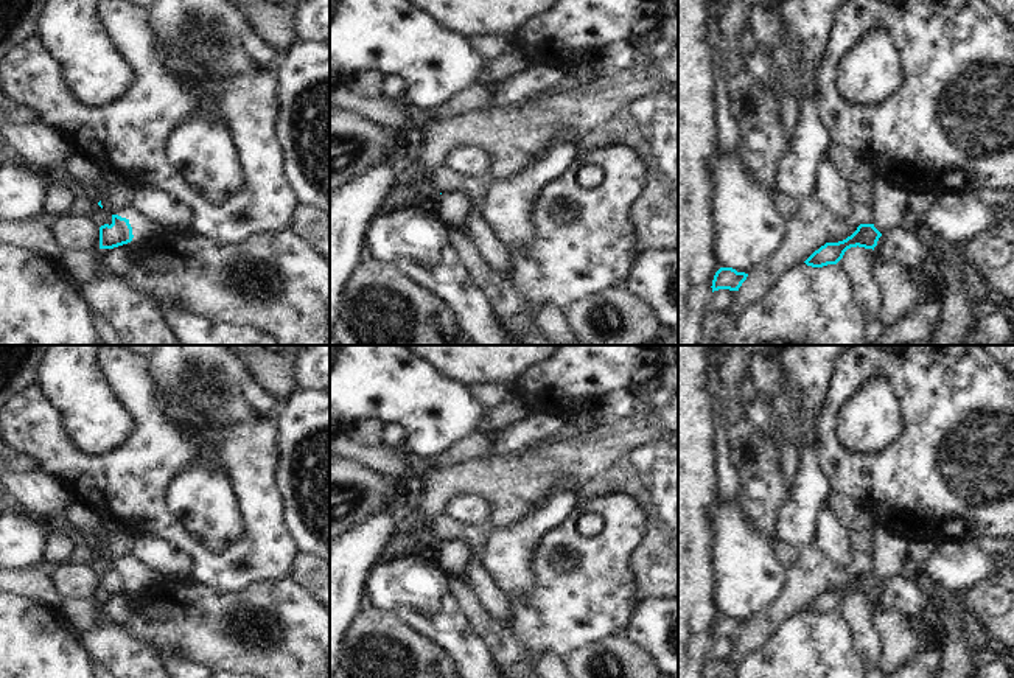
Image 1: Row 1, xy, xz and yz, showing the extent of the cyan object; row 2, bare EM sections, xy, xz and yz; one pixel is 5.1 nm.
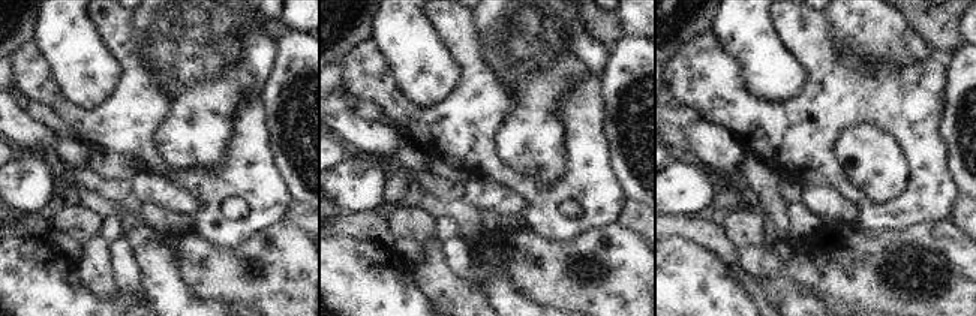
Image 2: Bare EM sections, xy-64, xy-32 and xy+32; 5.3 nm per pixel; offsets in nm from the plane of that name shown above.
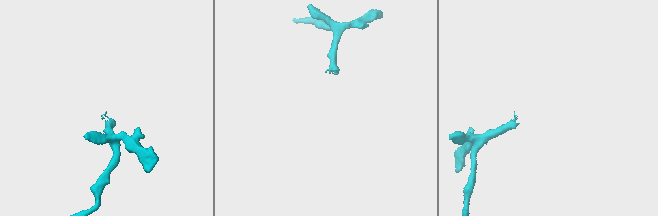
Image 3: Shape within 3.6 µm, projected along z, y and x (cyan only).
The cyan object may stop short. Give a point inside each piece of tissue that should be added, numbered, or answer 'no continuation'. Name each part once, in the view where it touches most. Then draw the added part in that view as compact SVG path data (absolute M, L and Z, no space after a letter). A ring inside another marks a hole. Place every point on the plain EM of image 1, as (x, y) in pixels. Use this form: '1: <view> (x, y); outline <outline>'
1: yz (890, 557); outline M874 524L871 530L874 533L874 575L885 583L897 575L908 574L908 568L911 566L908 543L891 535L882 526Z

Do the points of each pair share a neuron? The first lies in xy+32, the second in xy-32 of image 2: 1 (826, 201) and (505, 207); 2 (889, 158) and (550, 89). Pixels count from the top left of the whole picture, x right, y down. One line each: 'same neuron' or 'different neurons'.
1: same neuron
2: same neuron

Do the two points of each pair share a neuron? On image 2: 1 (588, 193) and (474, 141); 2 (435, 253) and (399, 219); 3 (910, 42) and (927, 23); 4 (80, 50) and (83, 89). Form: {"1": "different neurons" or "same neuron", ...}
{"1": "same neuron", "2": "different neurons", "3": "different neurons", "4": "same neuron"}

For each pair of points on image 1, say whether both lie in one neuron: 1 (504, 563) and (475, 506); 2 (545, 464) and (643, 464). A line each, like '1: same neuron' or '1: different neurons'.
1: different neurons
2: different neurons

